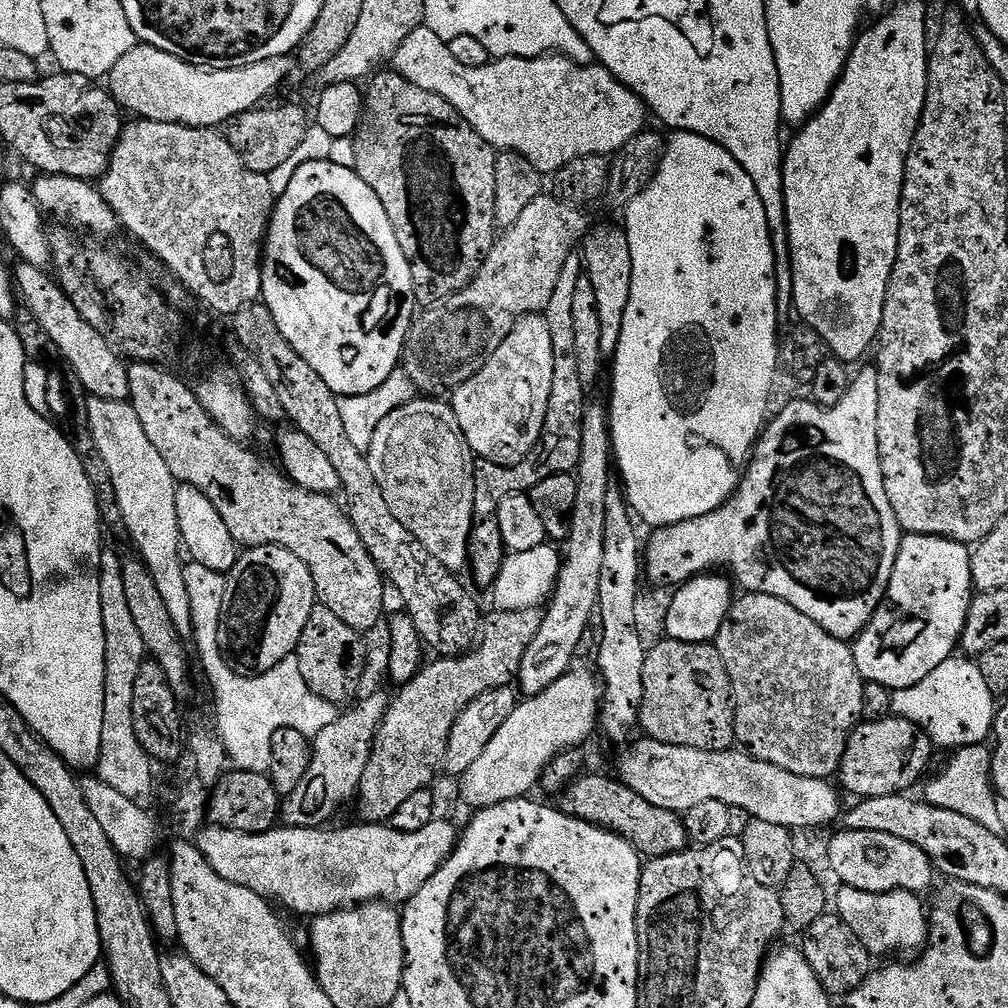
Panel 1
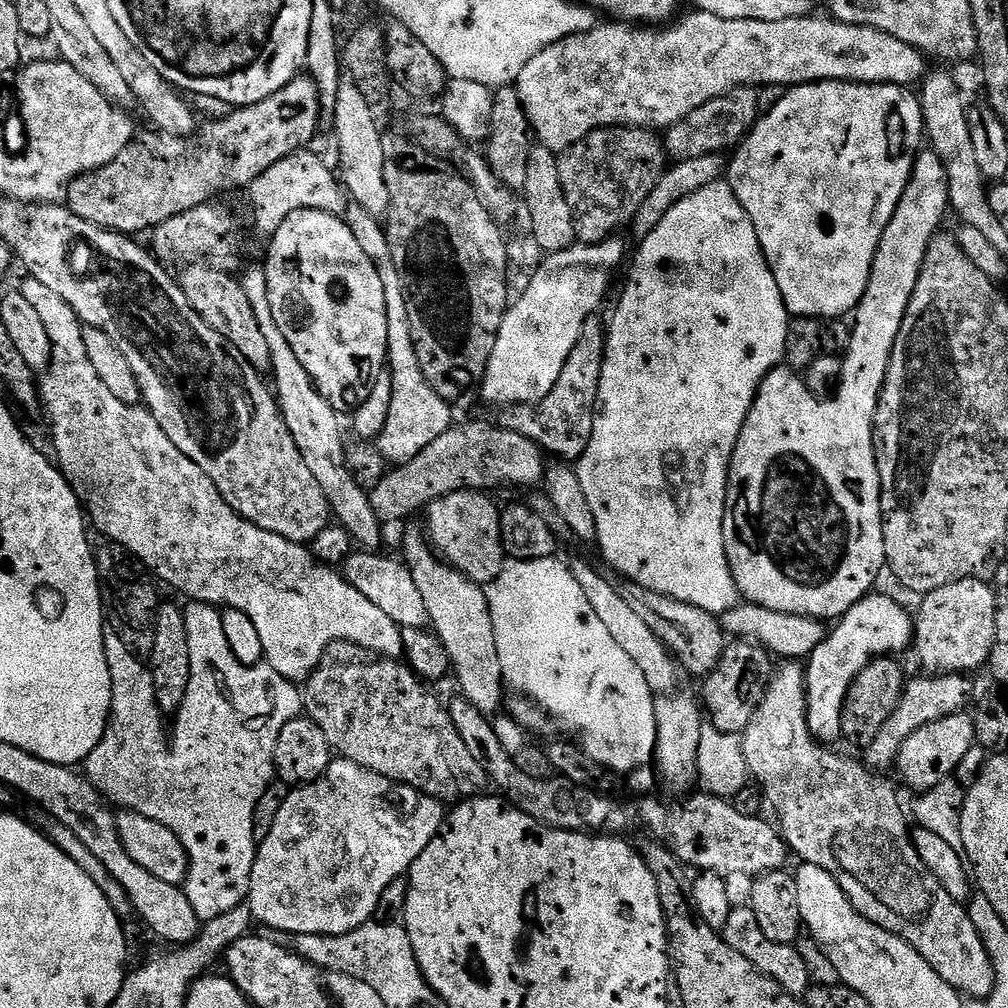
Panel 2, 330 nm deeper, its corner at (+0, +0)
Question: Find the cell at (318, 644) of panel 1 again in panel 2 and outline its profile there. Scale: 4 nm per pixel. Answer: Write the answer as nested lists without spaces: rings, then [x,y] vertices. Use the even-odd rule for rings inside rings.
[[[337,640],[325,648],[320,663],[303,685],[303,711],[309,720],[316,723],[318,730],[326,734],[326,742],[337,757],[352,760],[366,770],[397,780],[399,784],[443,802],[483,793],[484,784],[489,783],[485,765],[476,760],[470,754],[469,747],[462,742],[445,701],[440,701],[428,688],[431,687],[407,663],[390,656],[380,656],[361,644]]]

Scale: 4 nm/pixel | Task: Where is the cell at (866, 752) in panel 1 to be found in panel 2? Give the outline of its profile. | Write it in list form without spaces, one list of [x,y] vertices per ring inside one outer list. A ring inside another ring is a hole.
[[[961,710],[946,718],[938,718],[914,730],[906,742],[902,742],[902,750],[898,750],[898,758],[894,765],[895,771],[900,771],[900,776],[916,788],[917,793],[929,792],[944,780],[953,775],[956,767],[963,765],[968,757],[968,751],[977,743],[976,731],[972,725],[971,715]]]

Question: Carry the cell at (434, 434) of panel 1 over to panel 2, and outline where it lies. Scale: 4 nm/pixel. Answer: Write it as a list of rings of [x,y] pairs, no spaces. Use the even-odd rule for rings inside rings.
[[[416,532],[407,534],[404,540],[404,562],[411,570],[411,578],[417,589],[421,591],[432,630],[443,642],[450,658],[461,695],[485,716],[493,715],[501,709],[504,679],[501,663],[498,662],[487,591],[463,572],[444,563],[435,554],[429,541],[421,536]]]

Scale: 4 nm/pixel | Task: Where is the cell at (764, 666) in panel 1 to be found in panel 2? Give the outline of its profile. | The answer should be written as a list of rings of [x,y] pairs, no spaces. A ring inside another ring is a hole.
[[[785,661],[781,665],[769,682],[764,697],[755,701],[752,717],[742,733],[741,744],[748,776],[760,783],[765,798],[772,803],[784,843],[795,855],[797,852],[801,856],[799,859],[803,863],[829,872],[860,915],[918,950],[918,954],[934,966],[936,973],[950,987],[968,998],[990,995],[996,981],[992,960],[986,954],[978,930],[974,930],[974,922],[970,922],[967,907],[950,898],[942,882],[938,882],[938,878],[926,870],[922,858],[918,858],[895,786],[883,780],[880,777],[883,775],[877,774],[857,757],[856,761],[852,756],[843,756],[835,752],[835,747],[817,741],[808,729],[805,669],[797,661]]]

